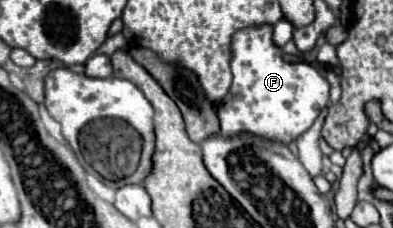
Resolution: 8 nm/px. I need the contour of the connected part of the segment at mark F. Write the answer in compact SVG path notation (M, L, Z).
M272 26L244 28L236 32L232 52L232 90L218 104L220 132L224 136L252 132L288 144L308 130L328 106L328 80L316 66L306 62L284 62L282 50L272 42Z

